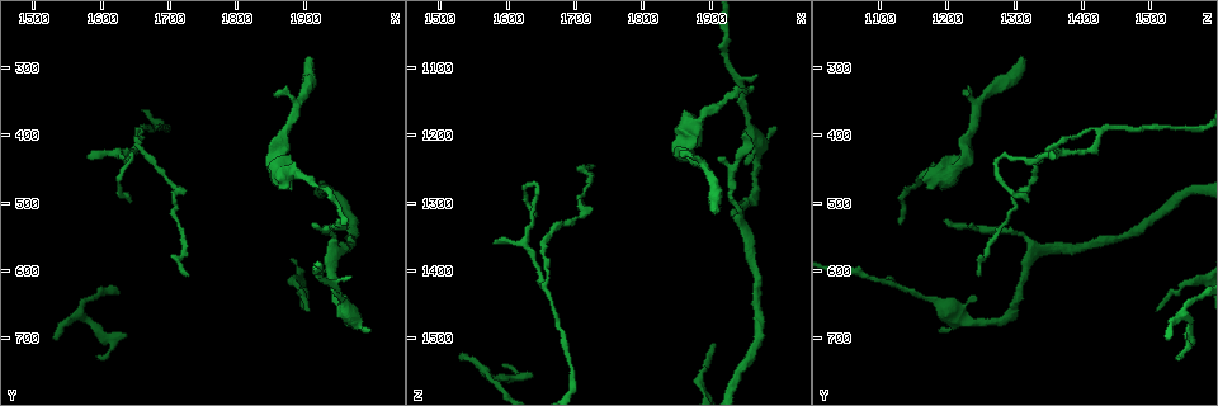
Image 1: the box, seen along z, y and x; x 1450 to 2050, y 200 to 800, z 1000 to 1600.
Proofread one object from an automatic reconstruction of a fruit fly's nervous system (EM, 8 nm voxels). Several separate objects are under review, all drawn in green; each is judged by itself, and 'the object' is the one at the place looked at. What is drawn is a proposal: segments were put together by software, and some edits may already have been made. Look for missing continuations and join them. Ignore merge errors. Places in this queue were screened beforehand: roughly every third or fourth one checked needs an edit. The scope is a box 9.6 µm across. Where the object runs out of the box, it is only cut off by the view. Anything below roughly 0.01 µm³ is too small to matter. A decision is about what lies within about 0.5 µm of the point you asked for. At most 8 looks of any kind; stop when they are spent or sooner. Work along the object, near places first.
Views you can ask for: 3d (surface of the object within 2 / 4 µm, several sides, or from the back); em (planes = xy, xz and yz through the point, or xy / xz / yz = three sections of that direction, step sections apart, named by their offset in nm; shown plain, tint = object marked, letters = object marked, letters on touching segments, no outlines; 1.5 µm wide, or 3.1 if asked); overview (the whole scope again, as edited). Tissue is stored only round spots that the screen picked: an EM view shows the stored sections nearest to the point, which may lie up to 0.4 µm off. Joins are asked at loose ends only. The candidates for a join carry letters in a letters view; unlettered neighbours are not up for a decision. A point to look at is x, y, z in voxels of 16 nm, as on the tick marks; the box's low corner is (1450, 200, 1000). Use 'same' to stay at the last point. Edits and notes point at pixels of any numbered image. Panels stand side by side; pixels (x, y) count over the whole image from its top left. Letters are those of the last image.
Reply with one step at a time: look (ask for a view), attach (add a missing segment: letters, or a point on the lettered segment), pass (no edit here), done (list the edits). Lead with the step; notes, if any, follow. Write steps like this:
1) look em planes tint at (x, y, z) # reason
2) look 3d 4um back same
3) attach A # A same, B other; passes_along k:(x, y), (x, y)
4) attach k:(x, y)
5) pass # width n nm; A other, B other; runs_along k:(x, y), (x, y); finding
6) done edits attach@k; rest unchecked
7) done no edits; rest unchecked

look em planes letters at (1855, 335, 1230) # branch stops here

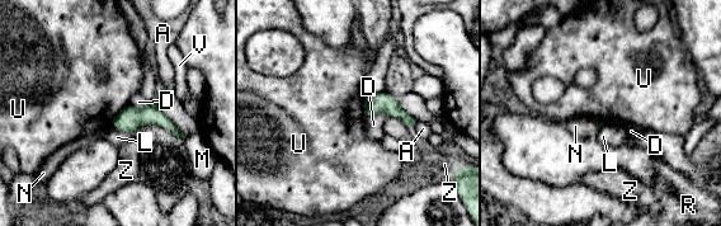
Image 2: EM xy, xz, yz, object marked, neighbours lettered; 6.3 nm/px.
pass # A other, D other, L other, M other, N other, R other, U other, V other, Z other; border 2:(363, 94), (366, 117); none of them fits

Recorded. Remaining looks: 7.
look em planes letters at (1955, 530, 1125) # tapers out

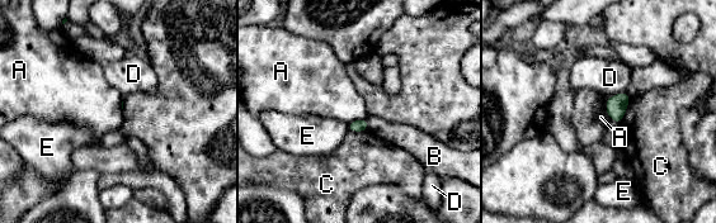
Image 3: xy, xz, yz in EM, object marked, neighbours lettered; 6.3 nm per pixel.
pass # A other, B other, C other, D other, E other; border 3:(608, 96), (606, 113), (612, 121); none of them fits

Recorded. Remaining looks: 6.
look em xz step 4 tint at (1725, 610, 1245) # tapers out

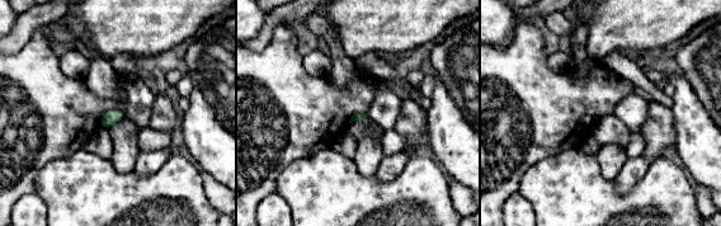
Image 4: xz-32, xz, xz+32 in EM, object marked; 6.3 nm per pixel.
look em planes letters same # cut it another way

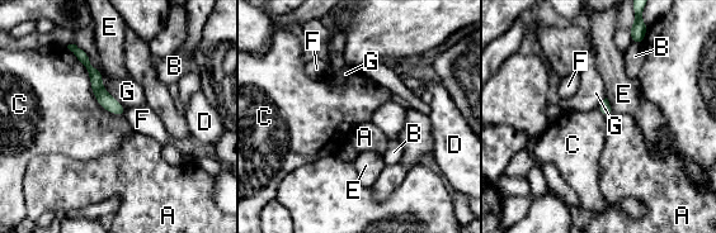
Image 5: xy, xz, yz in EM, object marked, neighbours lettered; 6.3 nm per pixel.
pass # A other, B other, C other, D other, E other, F other, G other; border 5:(66, 47), (95, 100), (125, 115); no lettered segment goes on from it

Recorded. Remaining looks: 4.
done no edits; rest unchecked

